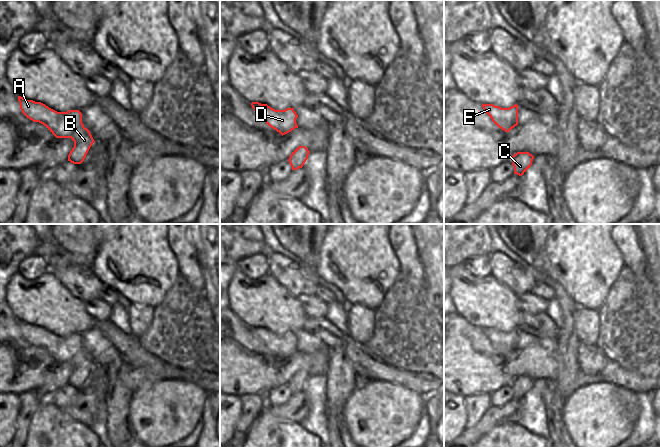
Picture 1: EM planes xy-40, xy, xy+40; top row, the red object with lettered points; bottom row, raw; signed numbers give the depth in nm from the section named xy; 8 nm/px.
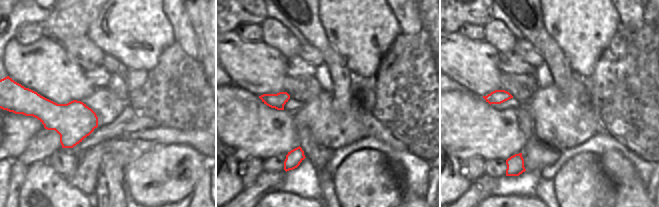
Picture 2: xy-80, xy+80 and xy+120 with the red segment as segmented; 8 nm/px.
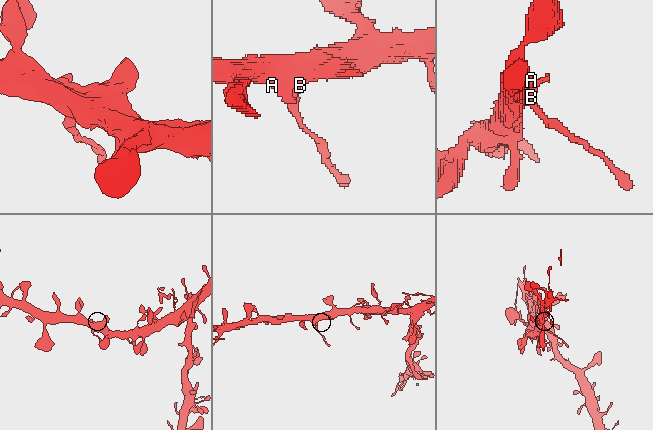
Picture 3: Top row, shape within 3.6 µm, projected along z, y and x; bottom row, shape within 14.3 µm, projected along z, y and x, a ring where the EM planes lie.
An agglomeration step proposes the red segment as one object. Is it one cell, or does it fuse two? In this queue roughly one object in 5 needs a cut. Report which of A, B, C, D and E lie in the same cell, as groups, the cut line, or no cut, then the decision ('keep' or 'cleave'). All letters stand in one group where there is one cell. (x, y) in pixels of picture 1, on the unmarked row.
A B C D E | no cut | keep

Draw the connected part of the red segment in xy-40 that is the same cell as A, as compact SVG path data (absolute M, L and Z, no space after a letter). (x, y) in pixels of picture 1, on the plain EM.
M18 320L22 337L32 344L43 348L56 362L71 362L74 371L68 379L68 385L81 388L95 366L90 355L82 347L79 334L57 336L41 326L27 324Z

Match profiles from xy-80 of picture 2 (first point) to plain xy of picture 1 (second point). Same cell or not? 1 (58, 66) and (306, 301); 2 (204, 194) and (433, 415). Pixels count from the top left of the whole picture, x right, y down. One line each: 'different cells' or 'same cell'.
1: different cells
2: same cell

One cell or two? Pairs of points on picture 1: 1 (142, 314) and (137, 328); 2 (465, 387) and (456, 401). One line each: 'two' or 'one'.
1: one
2: two

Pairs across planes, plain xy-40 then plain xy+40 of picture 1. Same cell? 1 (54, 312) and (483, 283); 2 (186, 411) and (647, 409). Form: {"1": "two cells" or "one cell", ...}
{"1": "one cell", "2": "two cells"}

